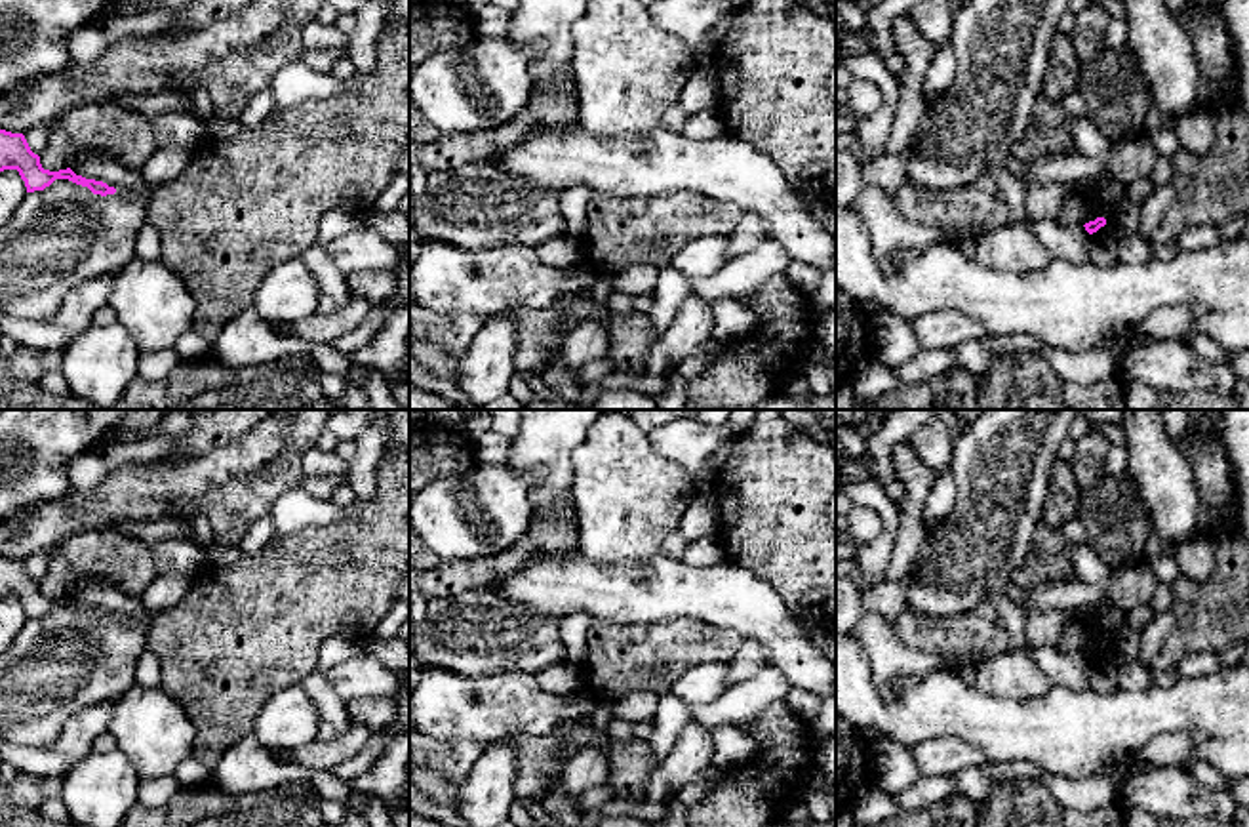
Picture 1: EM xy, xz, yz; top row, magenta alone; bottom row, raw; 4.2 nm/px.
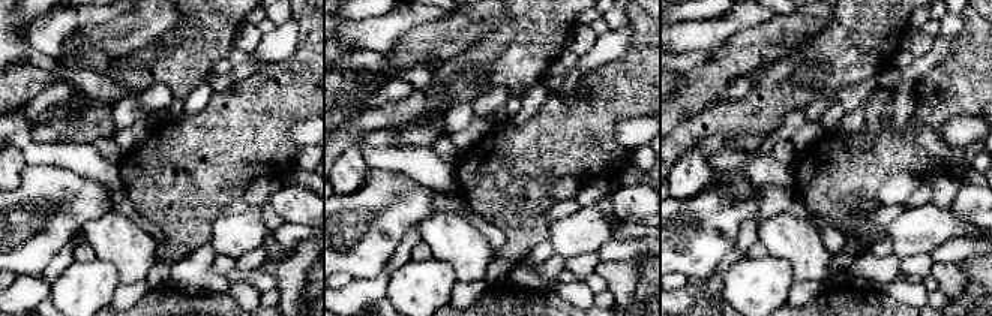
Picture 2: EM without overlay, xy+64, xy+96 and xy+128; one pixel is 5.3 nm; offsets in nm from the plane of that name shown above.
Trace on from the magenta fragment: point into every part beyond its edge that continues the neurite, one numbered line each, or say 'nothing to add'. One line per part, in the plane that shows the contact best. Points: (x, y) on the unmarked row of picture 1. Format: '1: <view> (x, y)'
nothing to add

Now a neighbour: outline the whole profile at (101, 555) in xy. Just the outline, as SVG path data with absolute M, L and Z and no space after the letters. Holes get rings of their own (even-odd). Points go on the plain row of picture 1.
M80 528L50 553L40 579L44 596L70 595L78 583L103 583L141 596L158 575L152 545L107 528Z

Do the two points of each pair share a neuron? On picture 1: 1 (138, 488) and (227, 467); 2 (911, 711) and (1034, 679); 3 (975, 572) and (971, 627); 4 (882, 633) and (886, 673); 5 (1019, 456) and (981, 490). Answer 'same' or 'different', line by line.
1: same
2: different
3: different
4: same
5: same

